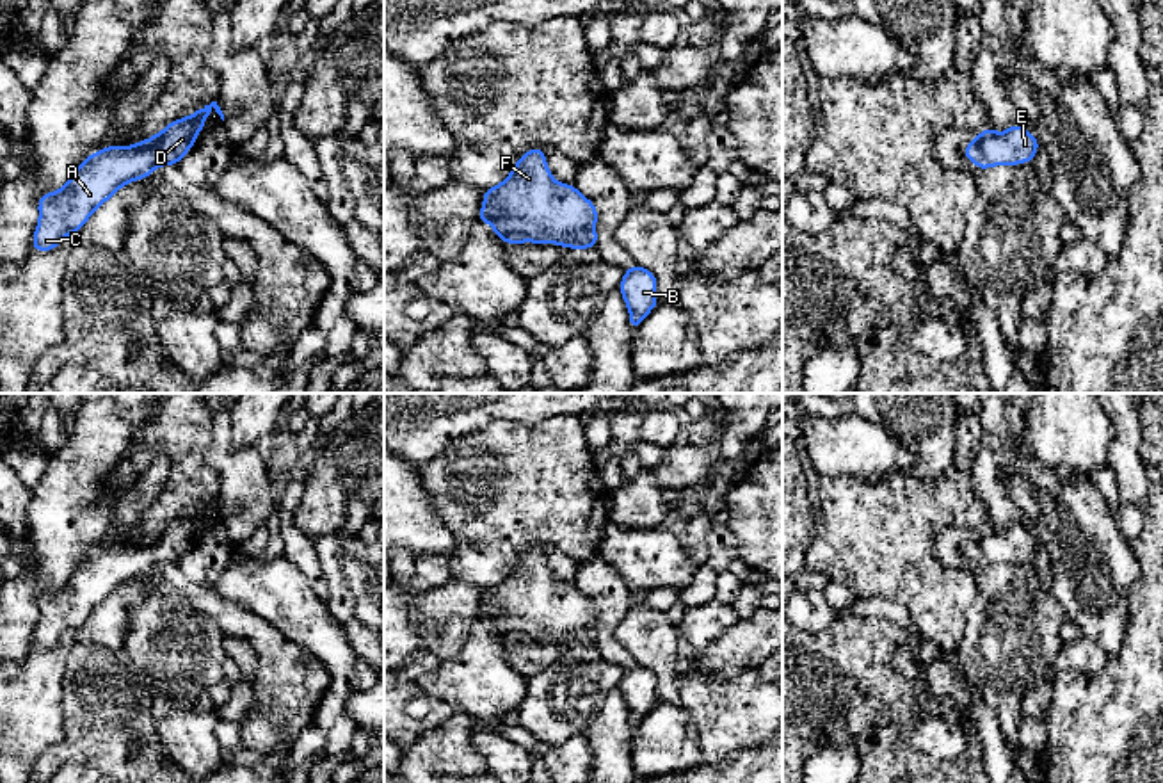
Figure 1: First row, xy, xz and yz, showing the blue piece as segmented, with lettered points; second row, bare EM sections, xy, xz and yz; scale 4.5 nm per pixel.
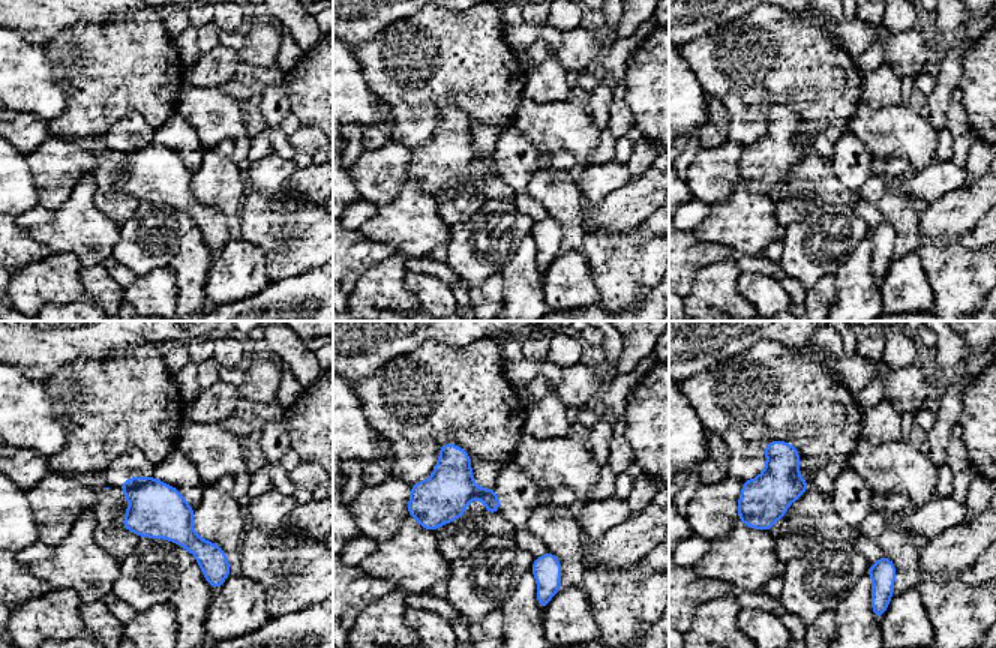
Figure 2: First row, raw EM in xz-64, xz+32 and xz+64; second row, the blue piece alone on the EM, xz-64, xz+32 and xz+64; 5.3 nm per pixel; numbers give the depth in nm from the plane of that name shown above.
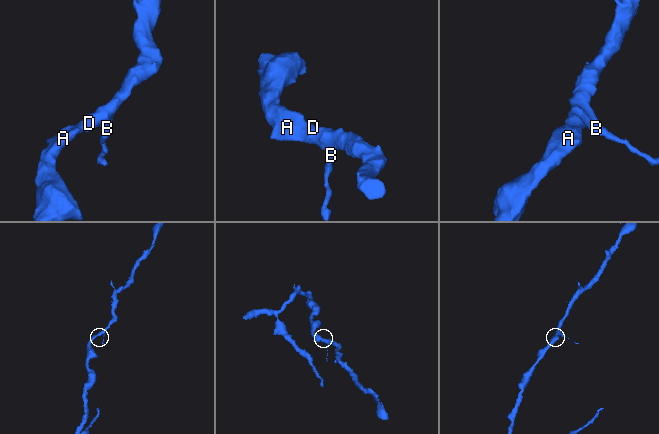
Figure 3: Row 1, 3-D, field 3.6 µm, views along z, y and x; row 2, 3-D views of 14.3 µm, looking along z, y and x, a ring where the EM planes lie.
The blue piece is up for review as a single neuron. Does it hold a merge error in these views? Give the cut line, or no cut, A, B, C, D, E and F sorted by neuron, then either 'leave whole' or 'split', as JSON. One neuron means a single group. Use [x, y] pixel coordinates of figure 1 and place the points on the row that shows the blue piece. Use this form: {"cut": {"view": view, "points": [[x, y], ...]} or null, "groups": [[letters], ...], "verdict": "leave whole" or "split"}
{"cut": null, "groups": [["A", "B", "C", "D", "E", "F"]], "verdict": "leave whole"}

